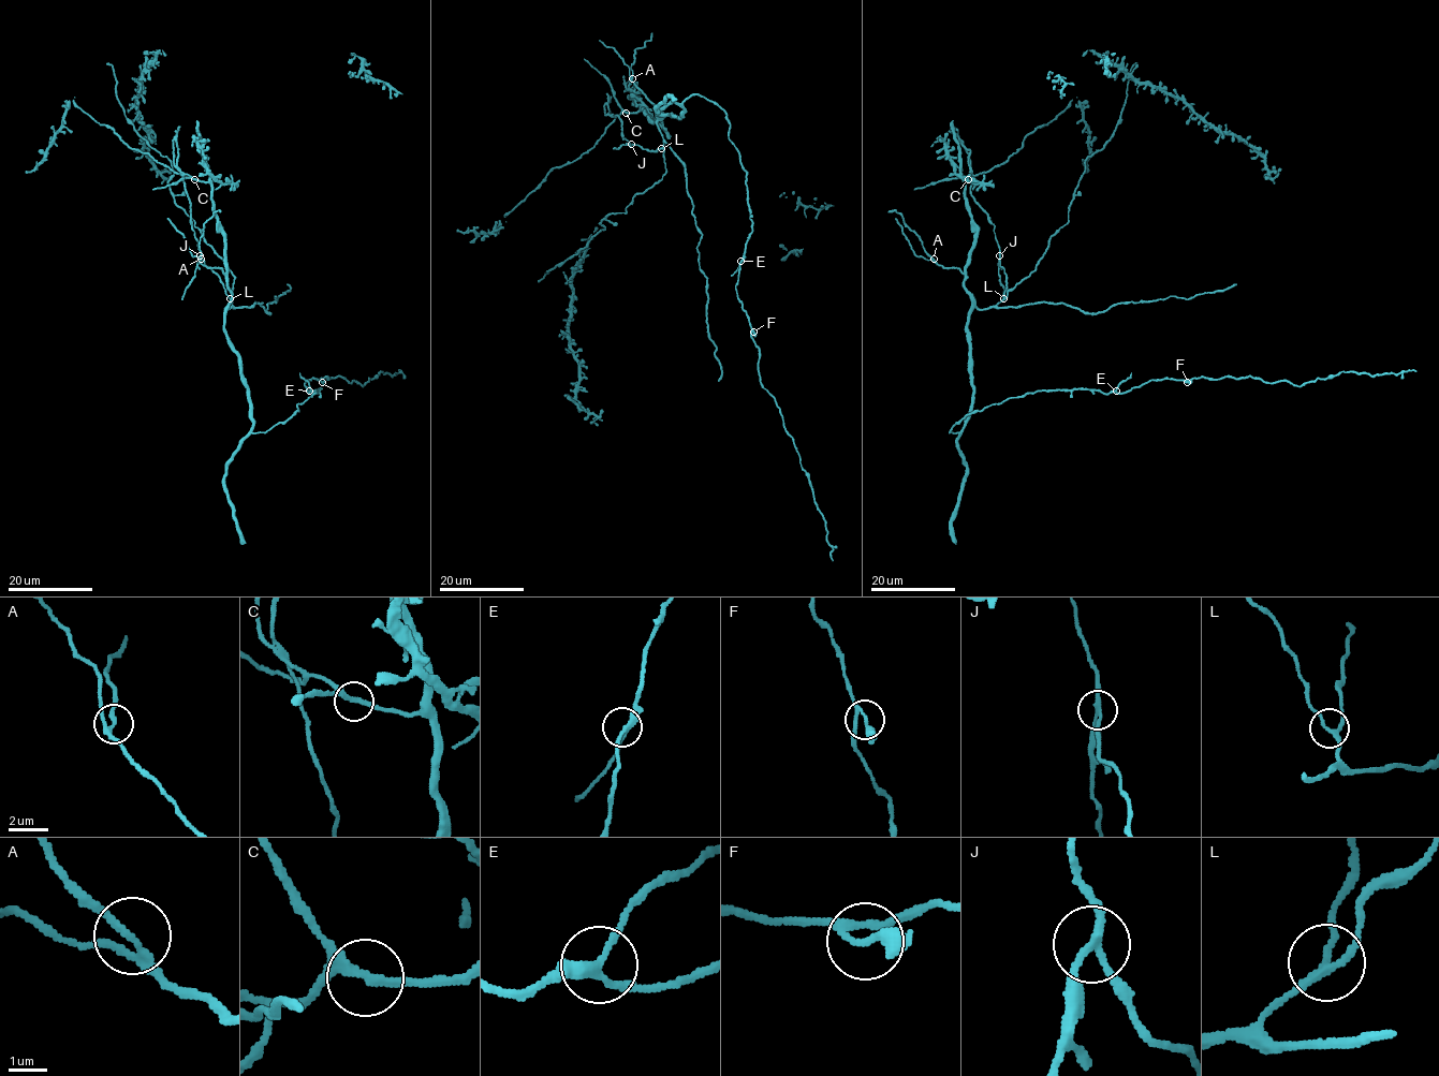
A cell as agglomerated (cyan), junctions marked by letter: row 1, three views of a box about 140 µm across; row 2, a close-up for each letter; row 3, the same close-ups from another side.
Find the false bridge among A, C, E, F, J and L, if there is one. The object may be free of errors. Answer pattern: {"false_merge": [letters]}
{"false_merge": ["J"]}

